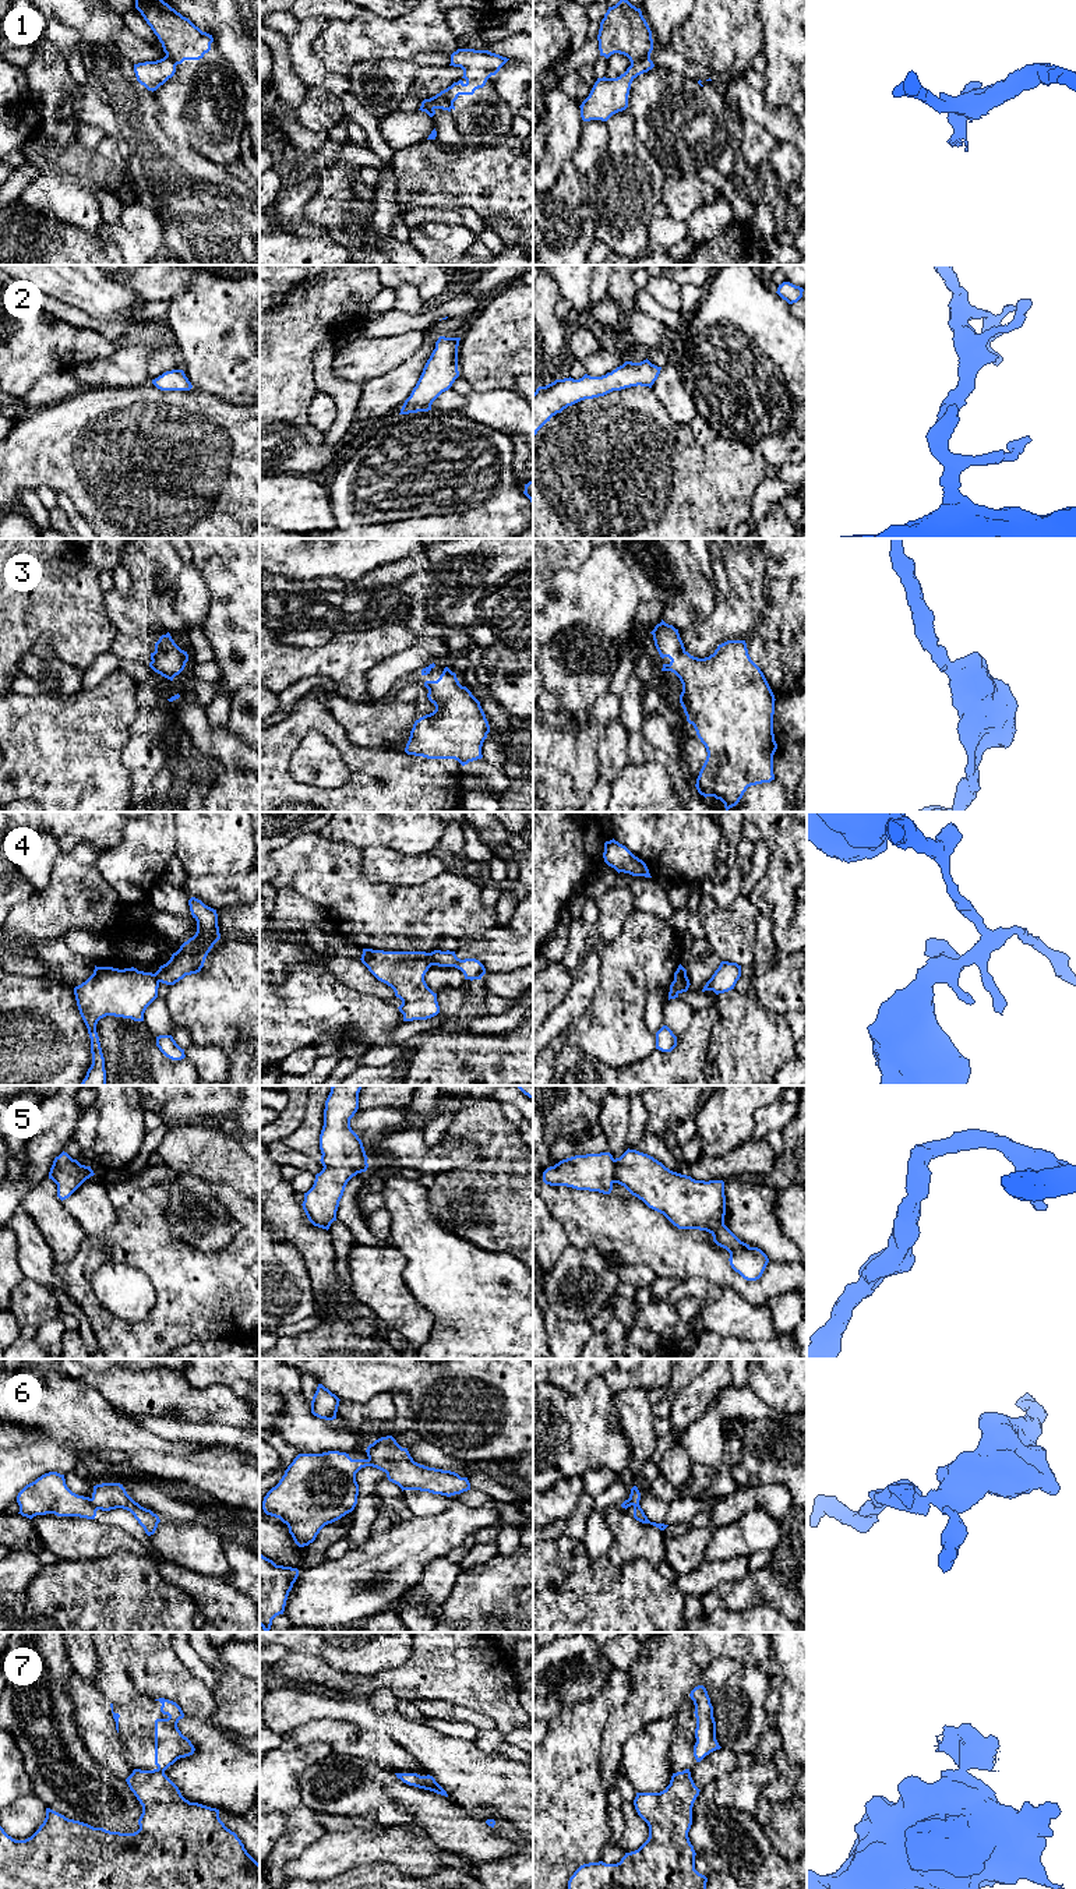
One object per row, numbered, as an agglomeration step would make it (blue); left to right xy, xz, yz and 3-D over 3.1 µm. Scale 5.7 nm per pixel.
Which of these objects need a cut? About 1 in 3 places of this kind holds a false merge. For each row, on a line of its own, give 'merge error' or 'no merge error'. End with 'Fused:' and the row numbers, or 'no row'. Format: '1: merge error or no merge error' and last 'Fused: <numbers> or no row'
1: merge error
2: no merge error
3: no merge error
4: merge error
5: no merge error
6: merge error
7: merge error
Fused: 1, 4, 6, 7

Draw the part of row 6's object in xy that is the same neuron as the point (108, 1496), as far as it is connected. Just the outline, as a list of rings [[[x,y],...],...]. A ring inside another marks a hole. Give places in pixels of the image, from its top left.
[[[102,1483],[94,1486],[92,1503],[102,1511],[116,1508],[130,1511],[148,1536],[155,1533],[158,1523],[160,1522],[156,1514],[135,1503],[120,1483]]]

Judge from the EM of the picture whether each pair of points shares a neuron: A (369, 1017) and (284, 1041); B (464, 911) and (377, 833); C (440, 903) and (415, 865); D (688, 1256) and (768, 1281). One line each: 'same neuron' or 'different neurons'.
A: same neuron
B: different neurons
C: different neurons
D: same neuron

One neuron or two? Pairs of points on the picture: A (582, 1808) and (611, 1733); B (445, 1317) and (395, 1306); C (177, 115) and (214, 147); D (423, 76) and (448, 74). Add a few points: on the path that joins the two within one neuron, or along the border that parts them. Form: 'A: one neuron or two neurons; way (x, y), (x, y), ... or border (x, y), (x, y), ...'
A: two neurons; border (603, 1730), (600, 1741), (600, 1783), (607, 1790)
B: two neurons; border (411, 1291), (433, 1316), (431, 1333), (423, 1344)
C: one neuron; way (186, 119), (205, 138)
D: one neuron; way (429, 76), (443, 74)

